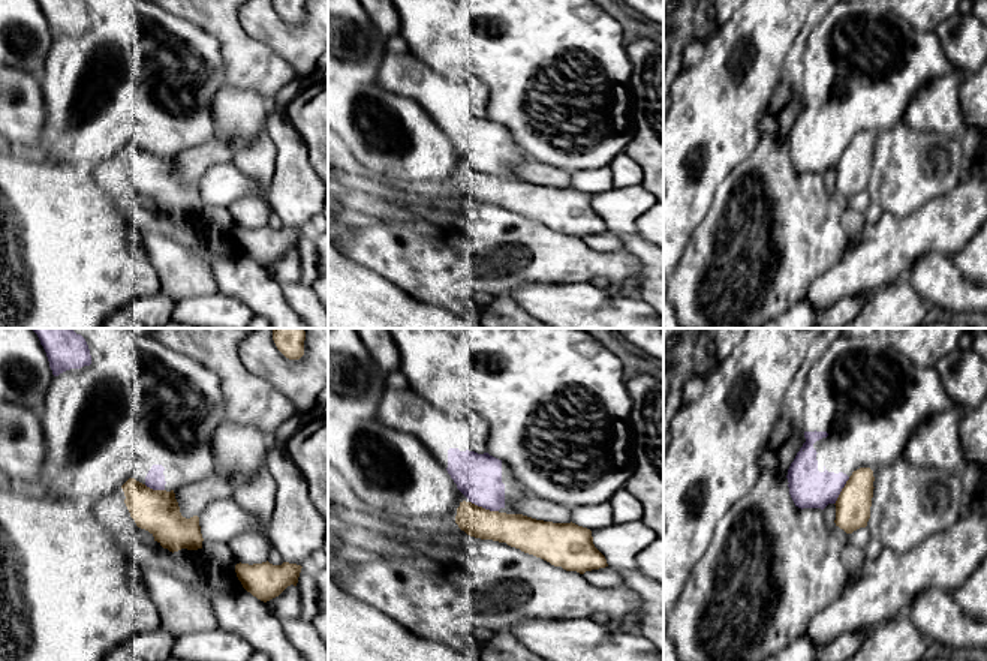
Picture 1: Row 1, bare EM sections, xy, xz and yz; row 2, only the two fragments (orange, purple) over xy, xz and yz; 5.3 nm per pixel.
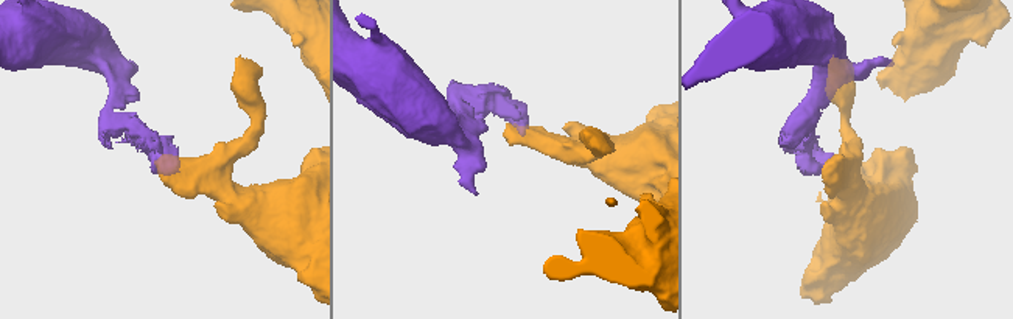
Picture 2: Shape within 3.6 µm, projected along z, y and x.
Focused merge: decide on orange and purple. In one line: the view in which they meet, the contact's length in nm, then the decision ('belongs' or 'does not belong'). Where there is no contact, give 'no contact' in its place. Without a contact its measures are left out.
xz | 160 nm | does not belong

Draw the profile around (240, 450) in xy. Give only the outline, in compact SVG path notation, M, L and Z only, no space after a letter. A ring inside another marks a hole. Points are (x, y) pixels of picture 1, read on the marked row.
M225 420L216 427L211 445L214 474L231 480L234 489L262 469L271 448L258 429L231 420Z

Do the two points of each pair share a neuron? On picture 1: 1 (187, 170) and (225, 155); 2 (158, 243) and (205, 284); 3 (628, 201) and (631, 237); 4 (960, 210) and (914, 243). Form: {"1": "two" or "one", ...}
{"1": "one", "2": "one", "3": "one", "4": "one"}

